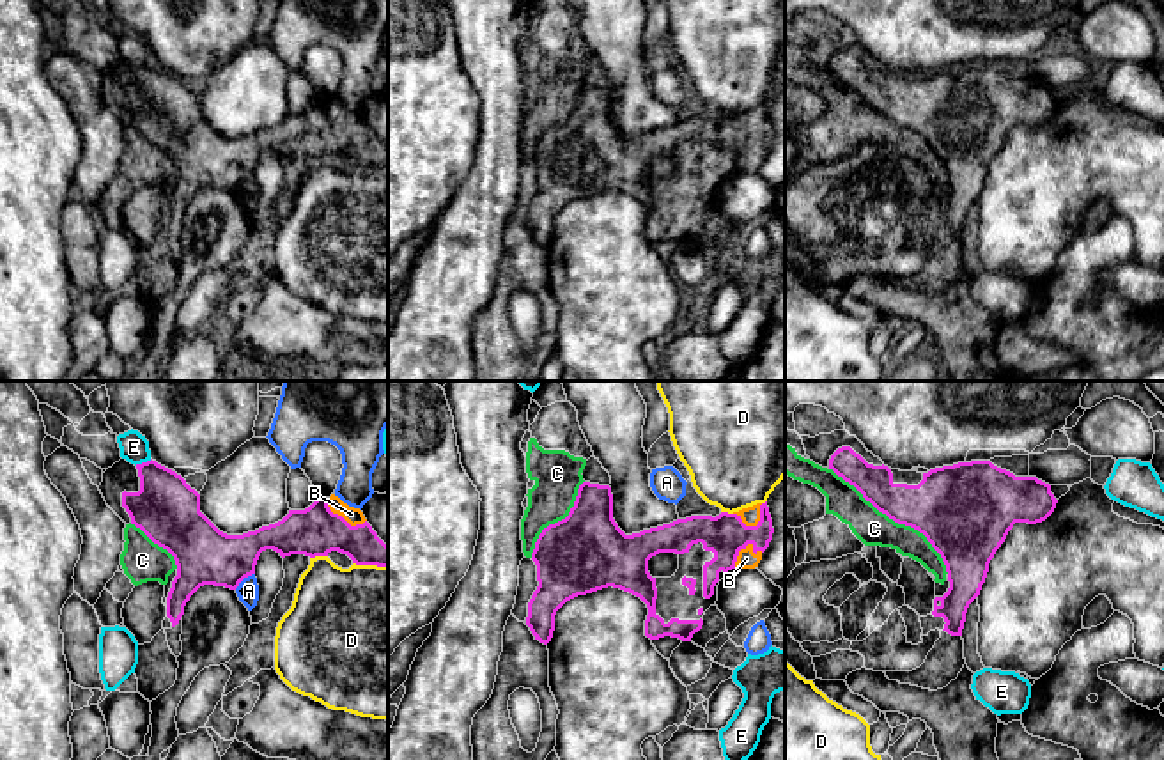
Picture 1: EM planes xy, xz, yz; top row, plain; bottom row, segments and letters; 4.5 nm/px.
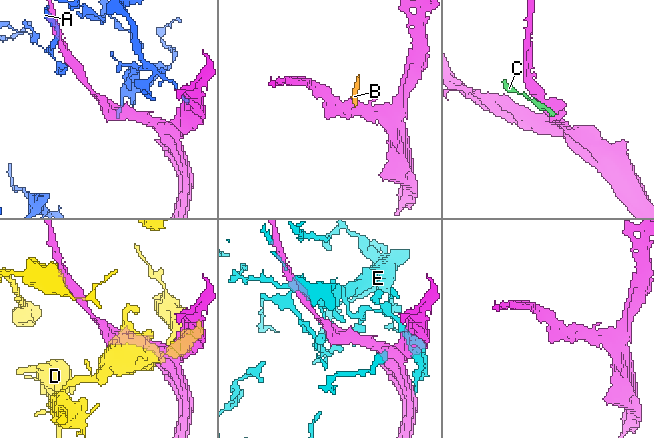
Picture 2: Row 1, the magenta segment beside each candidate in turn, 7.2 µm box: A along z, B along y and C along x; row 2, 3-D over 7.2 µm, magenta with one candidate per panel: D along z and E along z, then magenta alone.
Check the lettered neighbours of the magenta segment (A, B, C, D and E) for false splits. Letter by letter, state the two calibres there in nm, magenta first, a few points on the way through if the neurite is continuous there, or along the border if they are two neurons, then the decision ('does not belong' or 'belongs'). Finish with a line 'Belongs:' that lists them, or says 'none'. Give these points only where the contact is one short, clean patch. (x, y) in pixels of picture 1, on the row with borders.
A: 260 nm thick on the magenta side, 100 nm on the other; does not belong
B: 190 nm thick on the magenta side, 90 nm on the other; runs through xz (725, 535), (737, 539), (744, 546), (746, 558); belongs
C: 340 nm thick on the magenta side, 160 nm on the other; does not belong
D: 220 nm thick on the magenta side, 360 nm on the other; does not belong
E: 300 nm thick on the magenta side, 130 nm on the other; does not belong
Belongs: B

